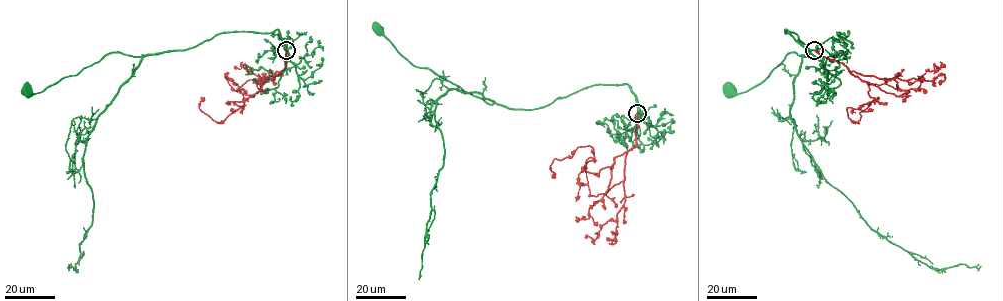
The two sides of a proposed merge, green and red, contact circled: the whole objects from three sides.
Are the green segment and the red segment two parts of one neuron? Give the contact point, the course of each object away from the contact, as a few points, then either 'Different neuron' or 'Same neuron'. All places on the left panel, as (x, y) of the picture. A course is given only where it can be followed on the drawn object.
Place: (286, 50). Course of green: (286, 50), (276, 29), (220, 33), (180, 50), (136, 56), (111, 52), (43, 91), (27, 90). Course of red: (286, 50), (284, 67), (234, 101), (243, 109), (224, 121), (202, 111), (201, 96). Different neuron

